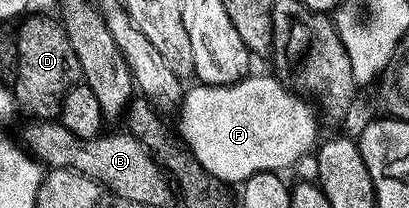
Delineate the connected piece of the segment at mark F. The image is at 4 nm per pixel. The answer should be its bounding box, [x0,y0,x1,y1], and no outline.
[177,75,320,183]

